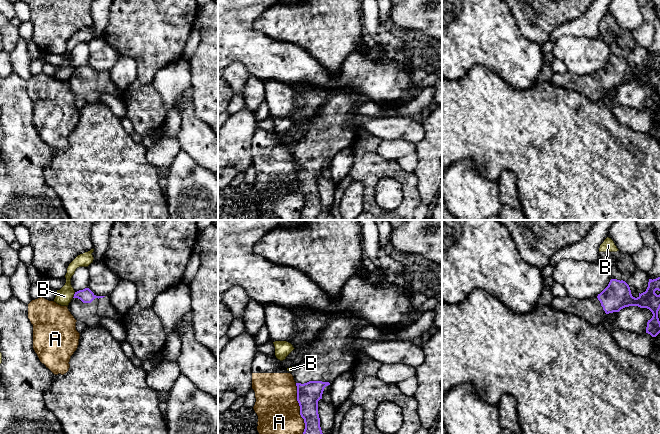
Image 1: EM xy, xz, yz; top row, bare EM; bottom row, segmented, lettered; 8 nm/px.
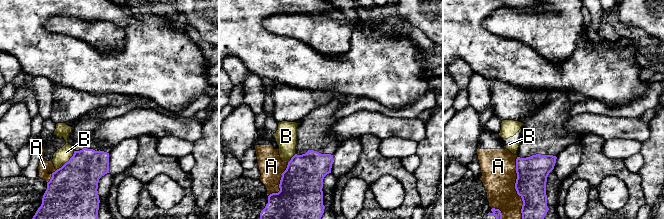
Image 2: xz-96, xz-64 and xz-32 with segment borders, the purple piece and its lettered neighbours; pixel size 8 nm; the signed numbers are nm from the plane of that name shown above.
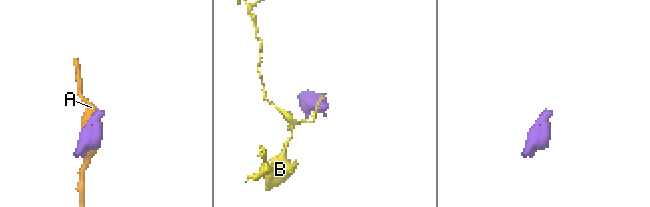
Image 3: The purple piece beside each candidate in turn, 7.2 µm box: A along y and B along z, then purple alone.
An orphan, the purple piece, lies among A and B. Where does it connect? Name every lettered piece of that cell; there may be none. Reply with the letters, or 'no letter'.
no letter

